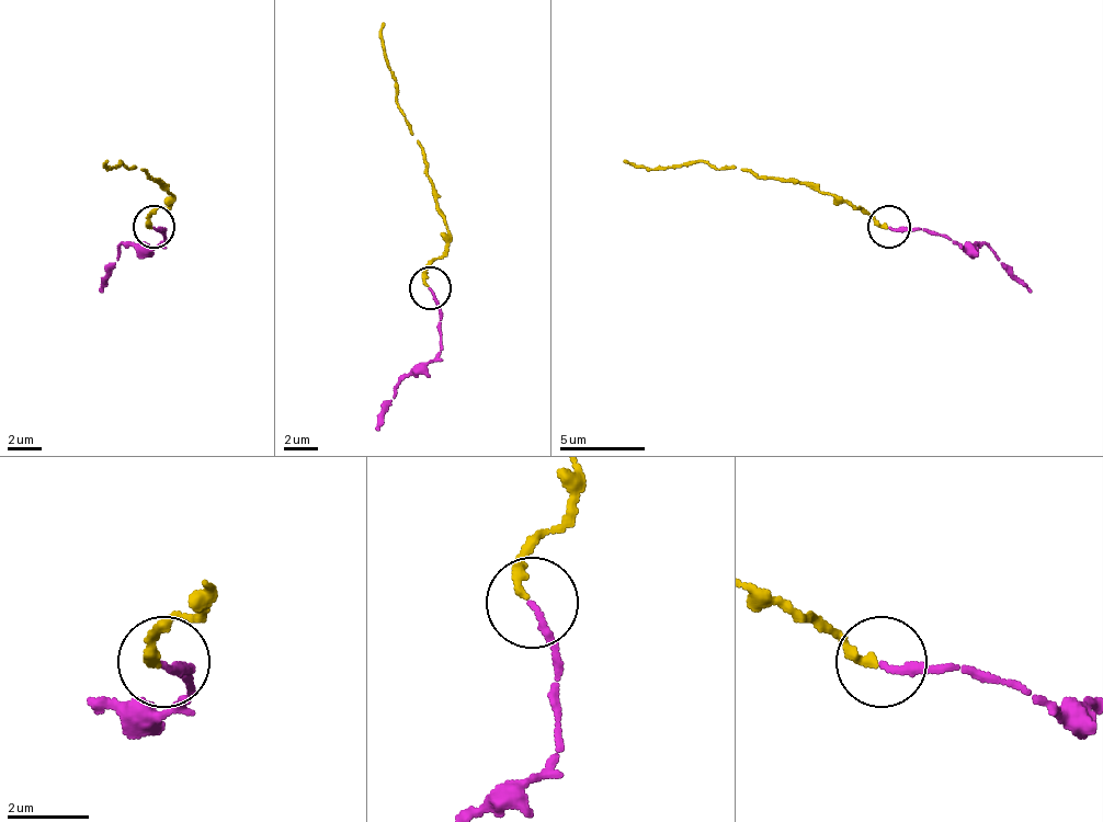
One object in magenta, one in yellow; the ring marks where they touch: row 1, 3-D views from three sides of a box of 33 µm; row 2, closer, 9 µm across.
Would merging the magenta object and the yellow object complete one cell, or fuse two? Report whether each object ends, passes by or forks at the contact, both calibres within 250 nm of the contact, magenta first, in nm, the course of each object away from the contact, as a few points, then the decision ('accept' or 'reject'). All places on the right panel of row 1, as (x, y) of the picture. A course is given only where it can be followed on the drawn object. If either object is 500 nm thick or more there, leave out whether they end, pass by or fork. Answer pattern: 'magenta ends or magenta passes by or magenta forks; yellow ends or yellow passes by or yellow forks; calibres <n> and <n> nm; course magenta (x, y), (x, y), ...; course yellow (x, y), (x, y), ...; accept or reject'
magenta ends; yellow ends; calibres 170 and 240 nm; course magenta (888, 226), (952, 238), (961, 247), (986, 247), (1032, 294); course yellow (888, 226), (803, 183), (757, 179), (705, 161), (637, 166), (624, 161); accept

